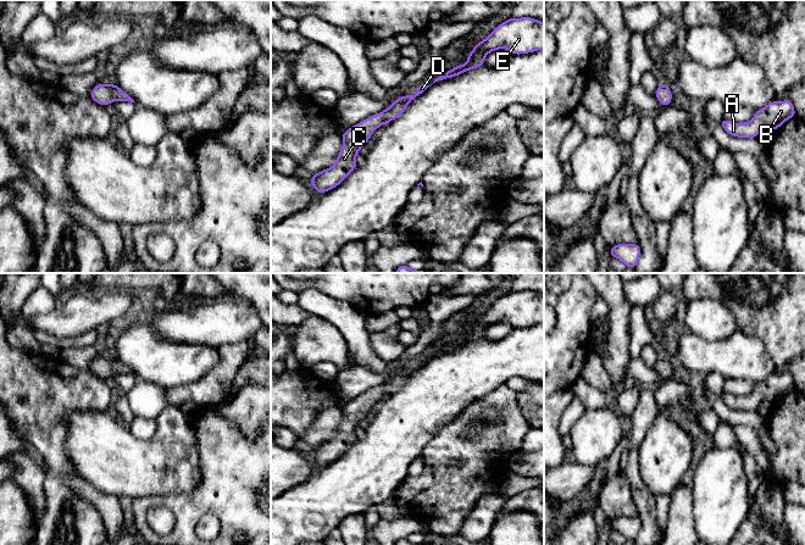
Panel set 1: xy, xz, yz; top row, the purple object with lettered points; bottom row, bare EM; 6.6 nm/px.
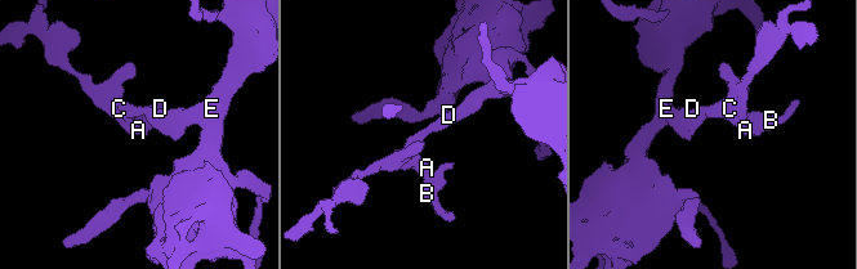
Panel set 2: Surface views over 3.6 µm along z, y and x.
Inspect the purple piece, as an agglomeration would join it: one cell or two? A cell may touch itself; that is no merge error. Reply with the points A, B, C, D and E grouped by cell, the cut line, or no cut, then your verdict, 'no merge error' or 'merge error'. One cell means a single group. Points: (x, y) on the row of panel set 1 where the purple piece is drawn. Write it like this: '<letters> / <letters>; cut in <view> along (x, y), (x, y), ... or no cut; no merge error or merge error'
A B C D E; no cut; no merge error

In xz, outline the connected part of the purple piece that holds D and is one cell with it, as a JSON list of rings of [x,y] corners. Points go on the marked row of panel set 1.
[[[420,85],[415,95],[398,98],[389,107],[382,112],[370,116],[357,124],[350,127],[342,134],[343,148],[329,168],[315,173],[309,180],[318,194],[333,190],[356,167],[356,156],[362,146],[367,144],[373,132],[404,113],[407,105],[431,85]]]

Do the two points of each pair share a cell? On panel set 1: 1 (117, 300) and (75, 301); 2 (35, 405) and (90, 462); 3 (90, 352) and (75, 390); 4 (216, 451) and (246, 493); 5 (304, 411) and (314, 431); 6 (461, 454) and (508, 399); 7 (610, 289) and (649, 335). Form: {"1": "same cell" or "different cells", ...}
{"1": "same cell", "2": "different cells", "3": "different cells", "4": "same cell", "5": "different cells", "6": "same cell", "7": "different cells"}

